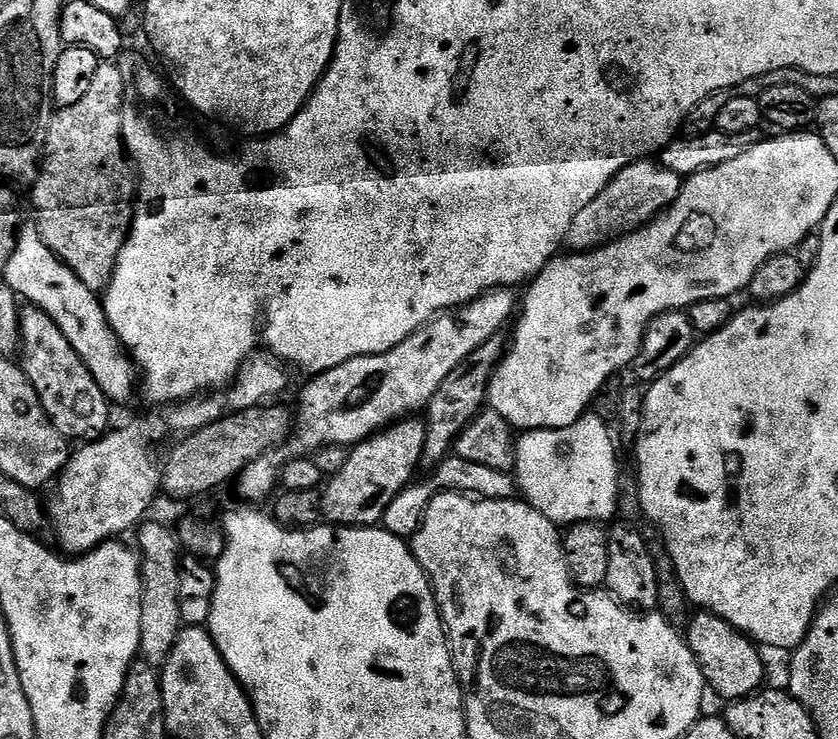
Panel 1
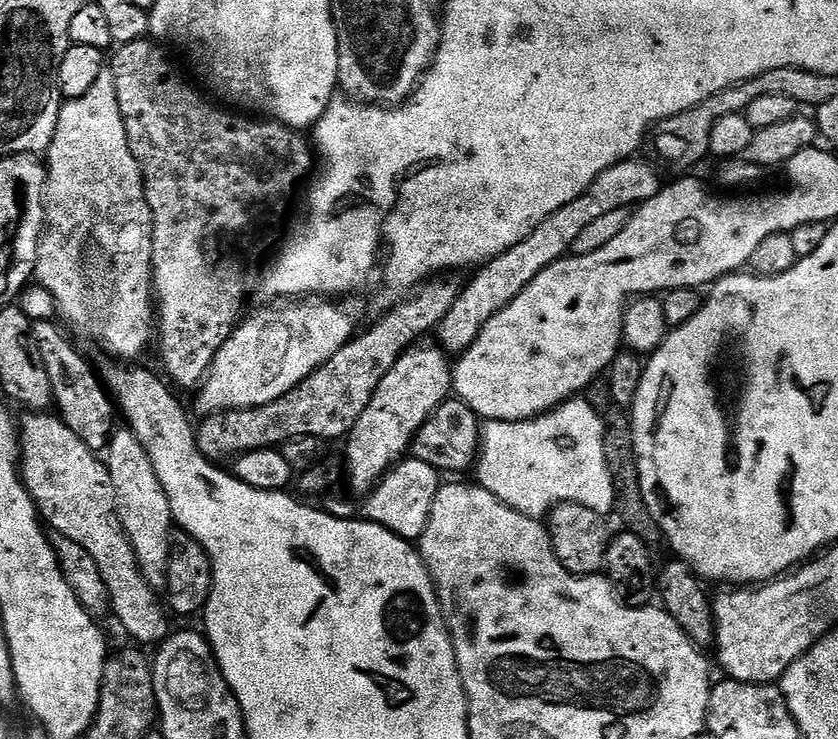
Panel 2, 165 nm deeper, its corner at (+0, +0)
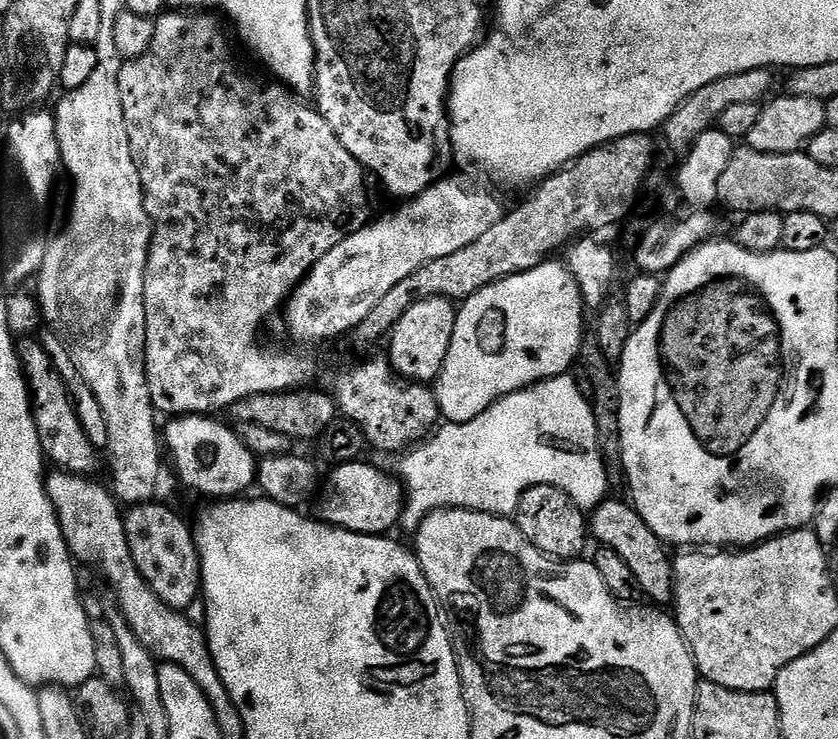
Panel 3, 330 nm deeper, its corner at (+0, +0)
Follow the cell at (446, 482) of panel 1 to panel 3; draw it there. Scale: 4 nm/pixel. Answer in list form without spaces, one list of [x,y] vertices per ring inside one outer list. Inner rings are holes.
[[[359,460],[354,463],[340,464],[333,467],[330,476],[325,477],[317,496],[312,504],[313,517],[330,524],[336,528],[348,529],[354,533],[365,533],[368,536],[387,535],[391,529],[399,525],[403,517],[404,489],[403,485],[395,478],[390,478],[380,469]]]

